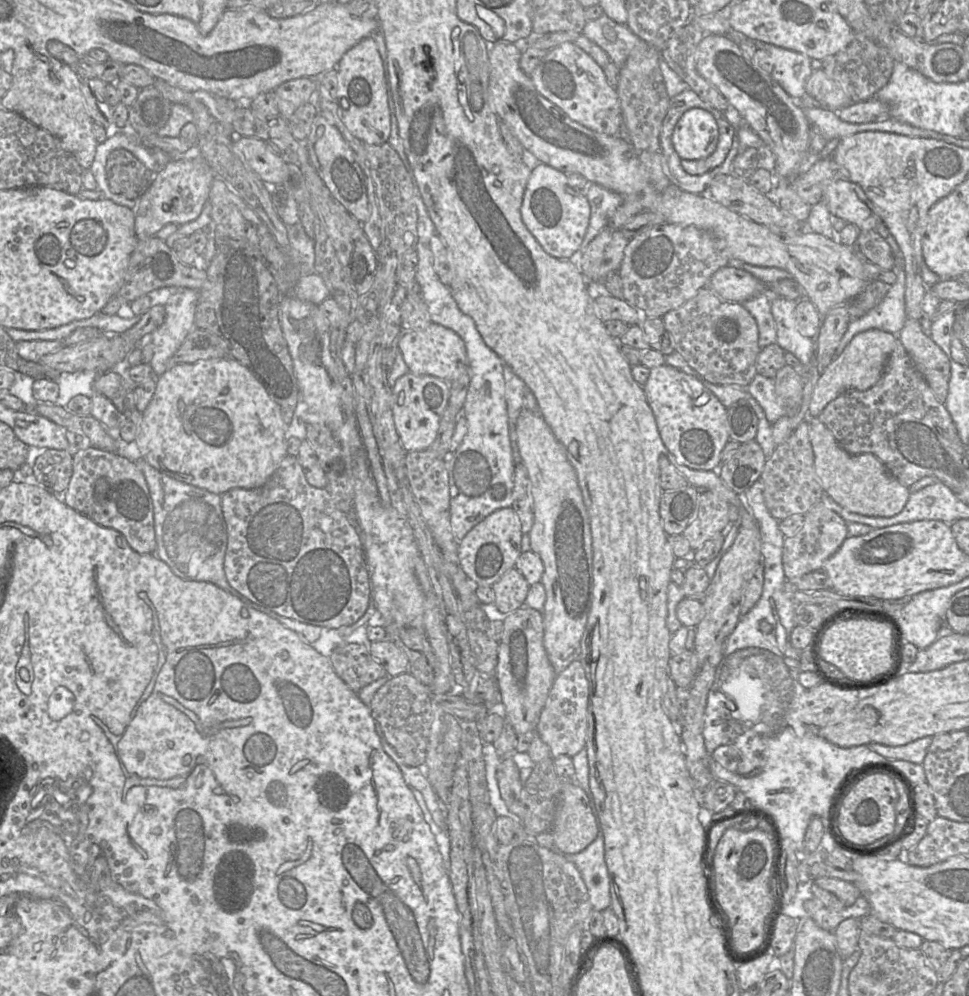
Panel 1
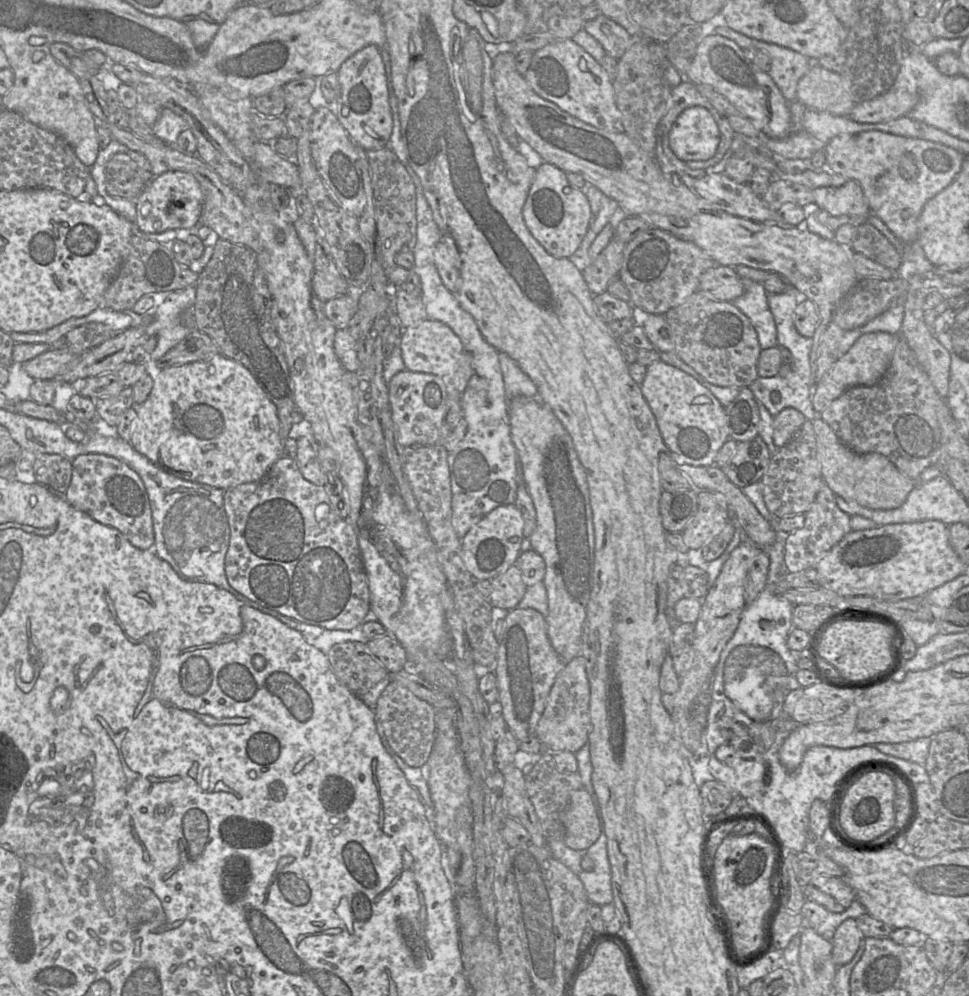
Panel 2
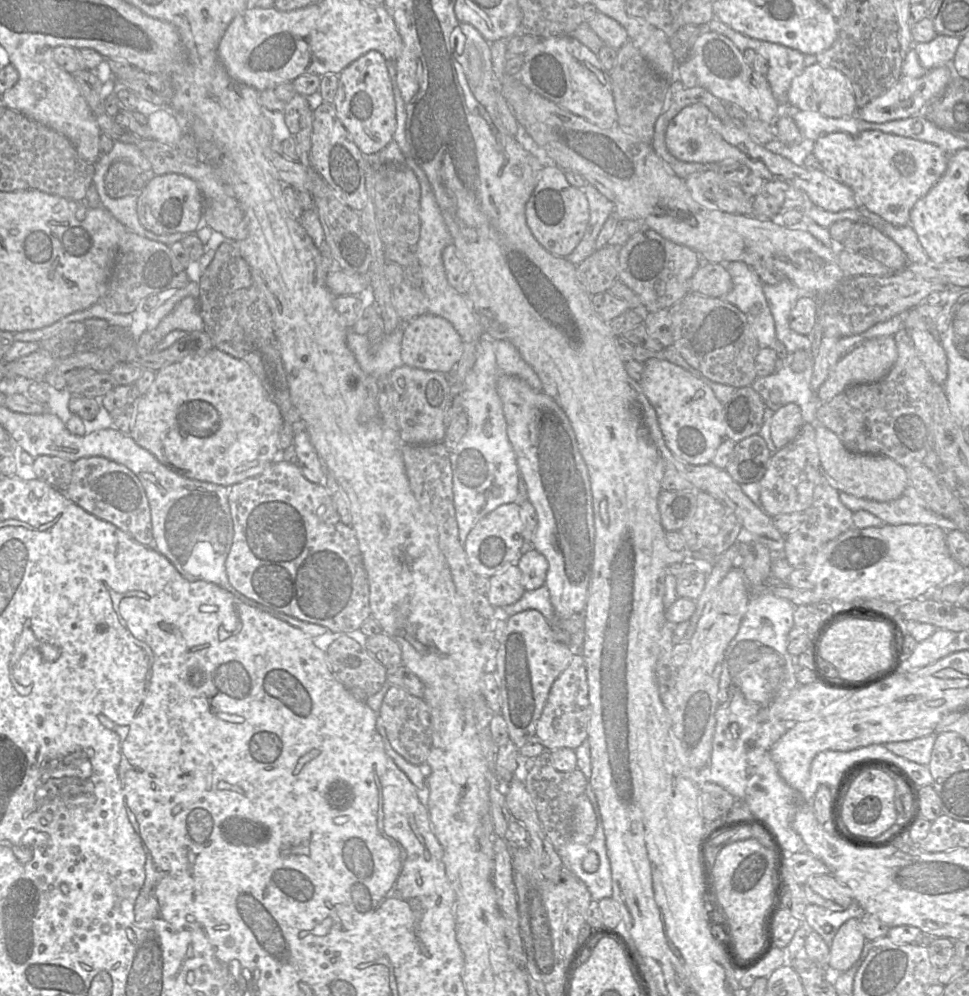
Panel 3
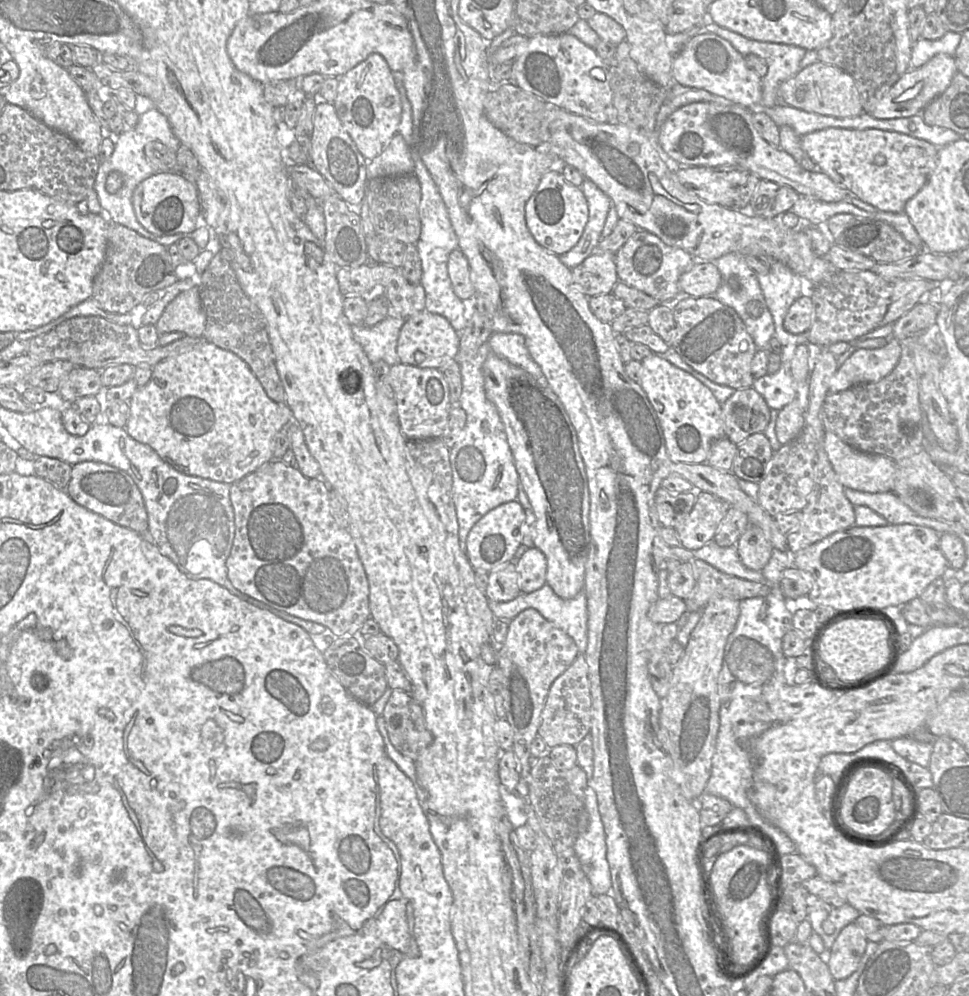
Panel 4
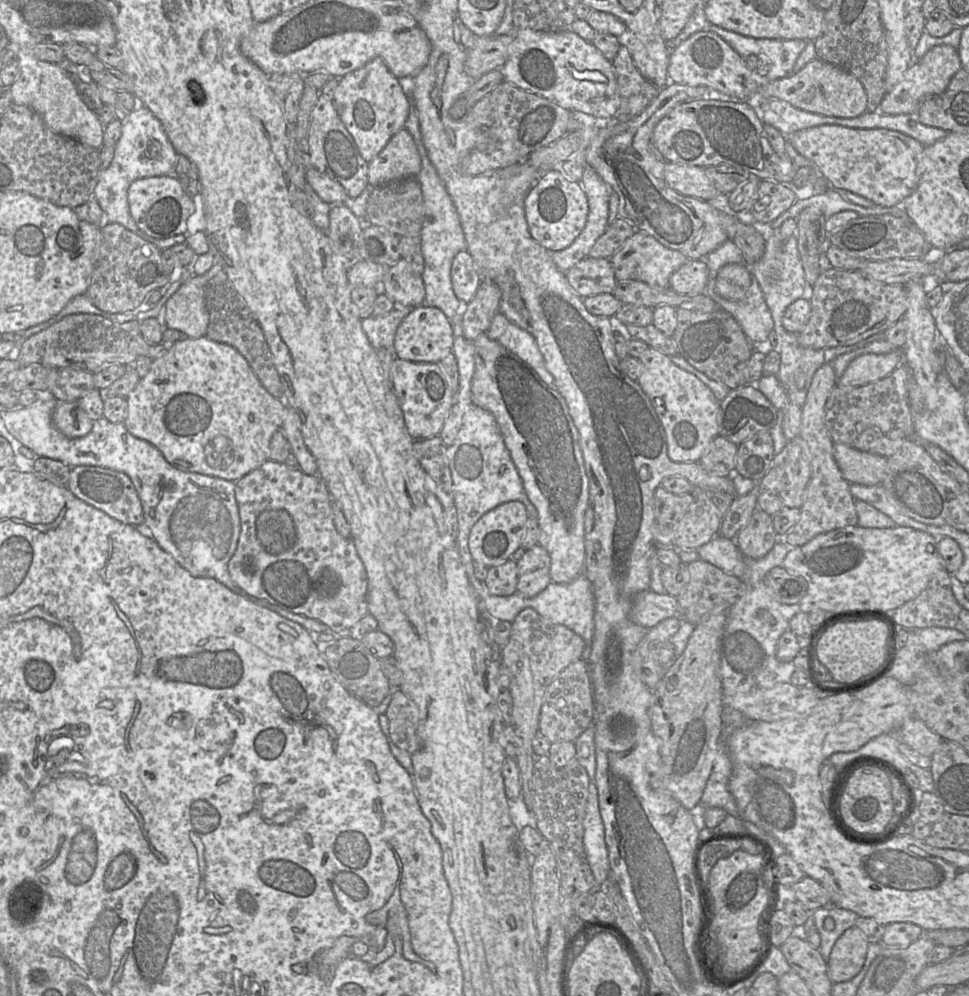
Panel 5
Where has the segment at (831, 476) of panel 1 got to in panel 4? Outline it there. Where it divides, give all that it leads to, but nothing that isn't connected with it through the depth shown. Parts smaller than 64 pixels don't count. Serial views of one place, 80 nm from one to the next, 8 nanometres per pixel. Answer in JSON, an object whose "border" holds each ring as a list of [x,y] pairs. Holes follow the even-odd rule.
{"border":[[[831,431],[825,432],[823,446],[838,480],[845,488],[868,493],[893,492],[896,462],[892,459],[854,449]]]}

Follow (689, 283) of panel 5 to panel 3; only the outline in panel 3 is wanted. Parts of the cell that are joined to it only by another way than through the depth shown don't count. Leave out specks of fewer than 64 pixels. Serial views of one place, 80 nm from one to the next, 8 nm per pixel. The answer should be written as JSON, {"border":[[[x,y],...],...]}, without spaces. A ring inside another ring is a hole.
{"border":[[[702,262],[690,282],[690,292],[711,298],[723,298],[733,288],[733,281],[721,264]]]}

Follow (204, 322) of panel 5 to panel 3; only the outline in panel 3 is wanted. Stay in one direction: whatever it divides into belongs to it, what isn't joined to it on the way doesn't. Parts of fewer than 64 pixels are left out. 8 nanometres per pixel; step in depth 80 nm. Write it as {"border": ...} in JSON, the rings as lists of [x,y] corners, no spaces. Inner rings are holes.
{"border":[[[192,296],[183,298],[150,333],[158,343],[173,330],[182,330],[187,333],[204,330],[198,299]]]}

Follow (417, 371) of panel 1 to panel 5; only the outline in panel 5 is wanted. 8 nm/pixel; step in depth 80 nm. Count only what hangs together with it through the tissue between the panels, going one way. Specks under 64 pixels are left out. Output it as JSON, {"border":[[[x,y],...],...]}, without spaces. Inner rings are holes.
{"border":[[[419,305],[398,326],[394,340],[395,358],[417,363],[439,363],[453,352],[454,328],[451,320],[436,307]]]}

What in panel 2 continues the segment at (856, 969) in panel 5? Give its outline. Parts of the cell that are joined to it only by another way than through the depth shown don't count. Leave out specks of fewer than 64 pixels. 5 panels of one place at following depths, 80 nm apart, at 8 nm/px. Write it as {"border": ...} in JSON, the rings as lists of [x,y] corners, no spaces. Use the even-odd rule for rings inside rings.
{"border":[[[853,918],[843,921],[836,929],[832,942],[832,959],[838,966],[848,964],[855,956],[861,941],[862,932]]]}

